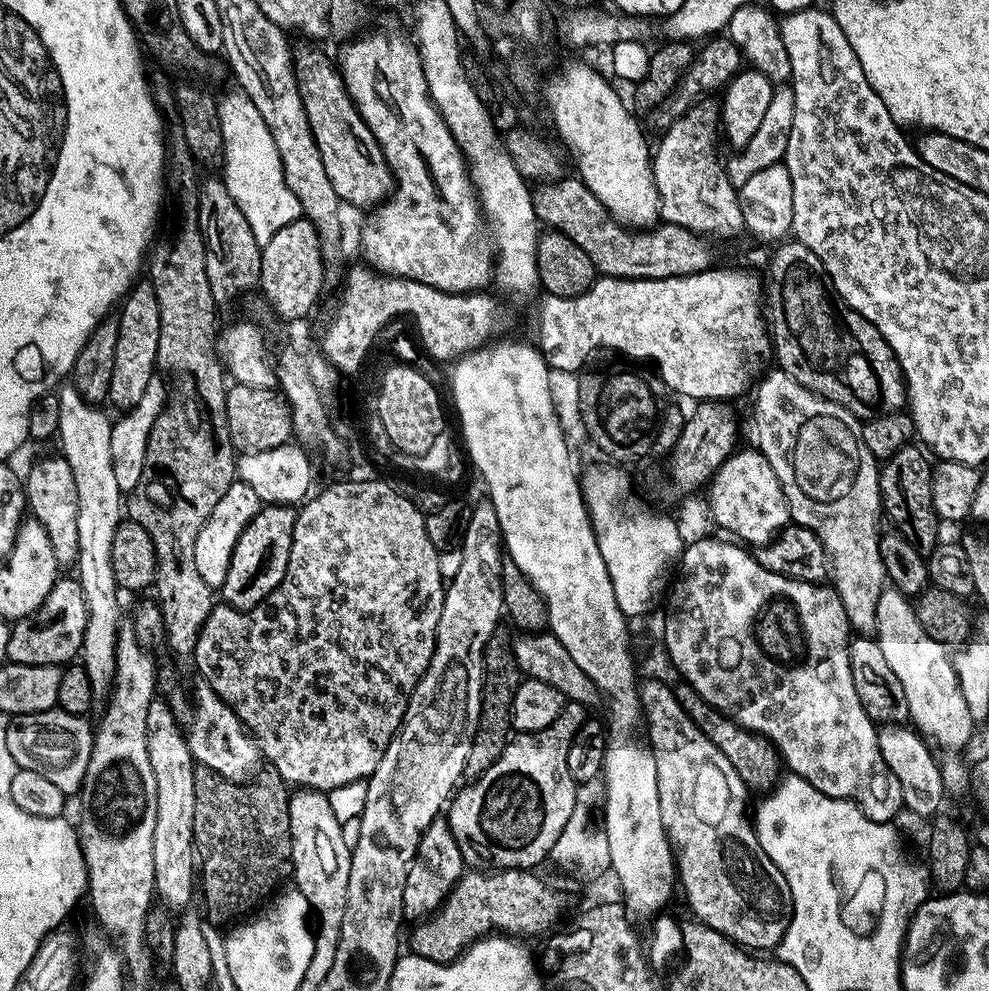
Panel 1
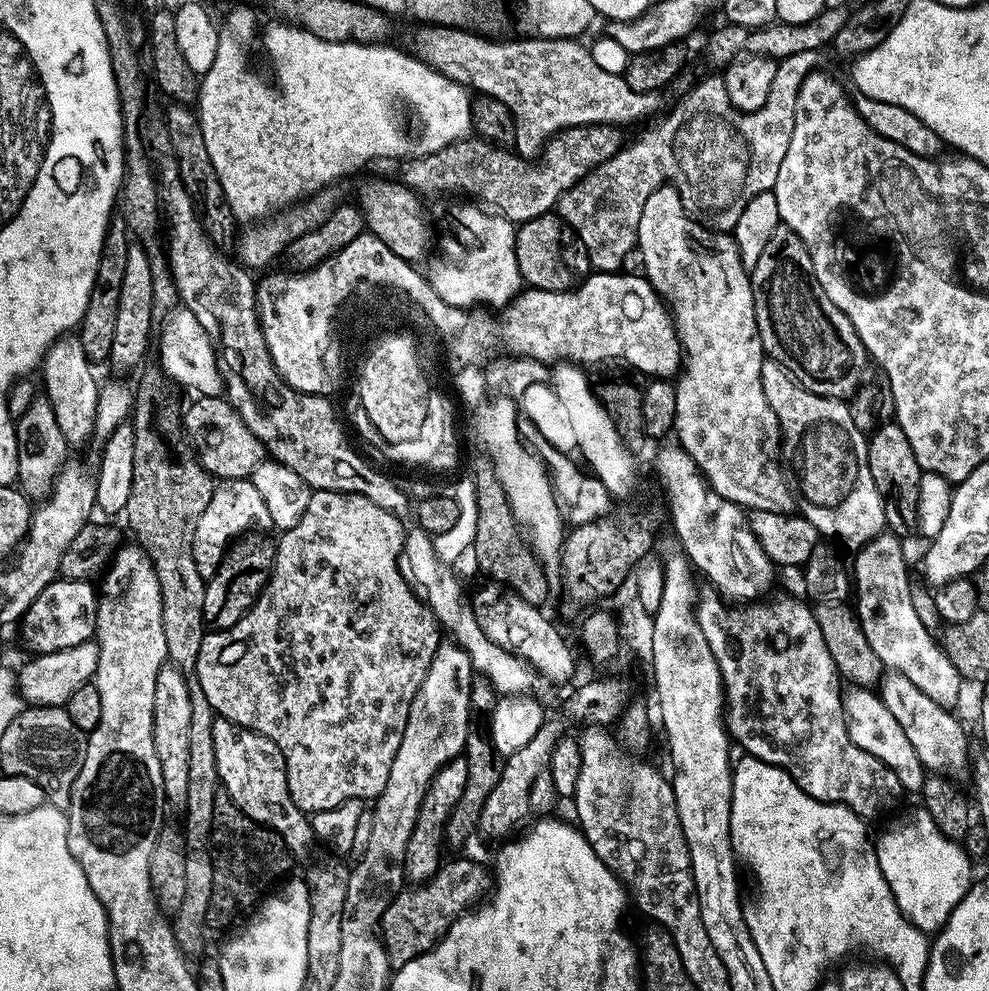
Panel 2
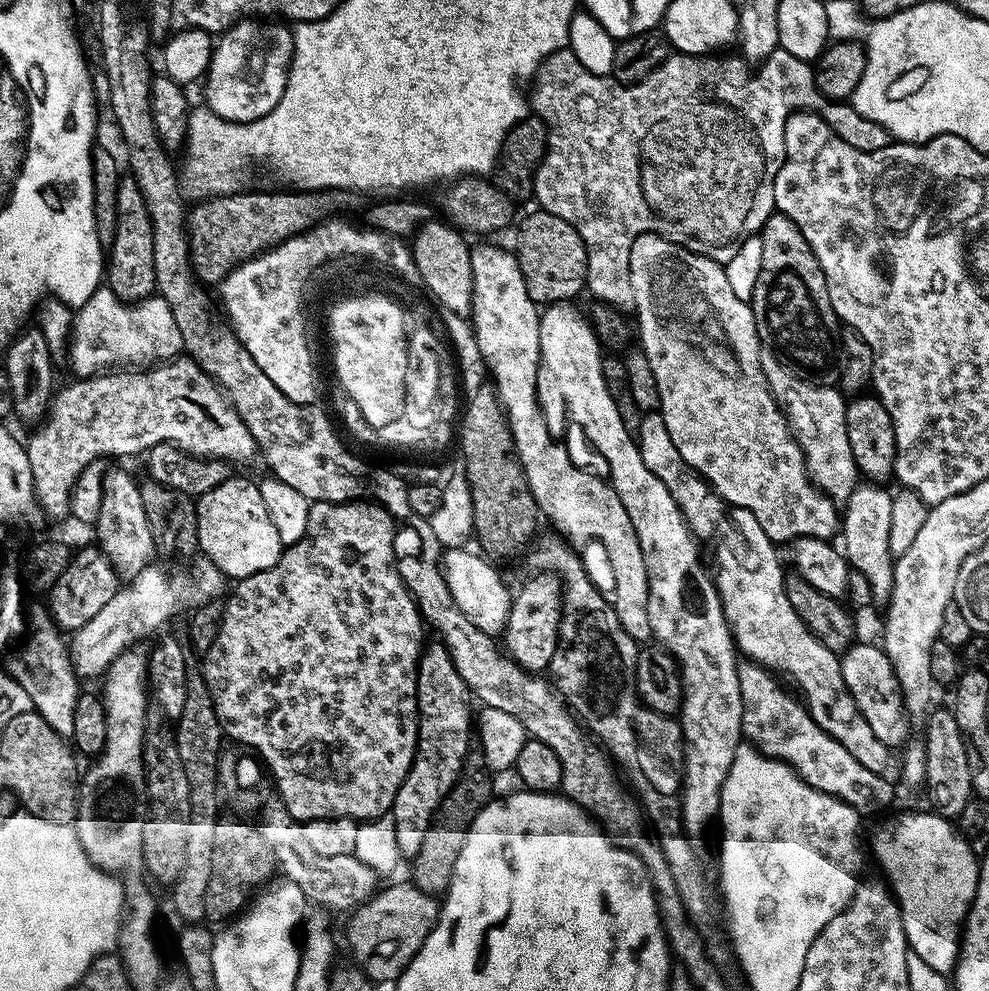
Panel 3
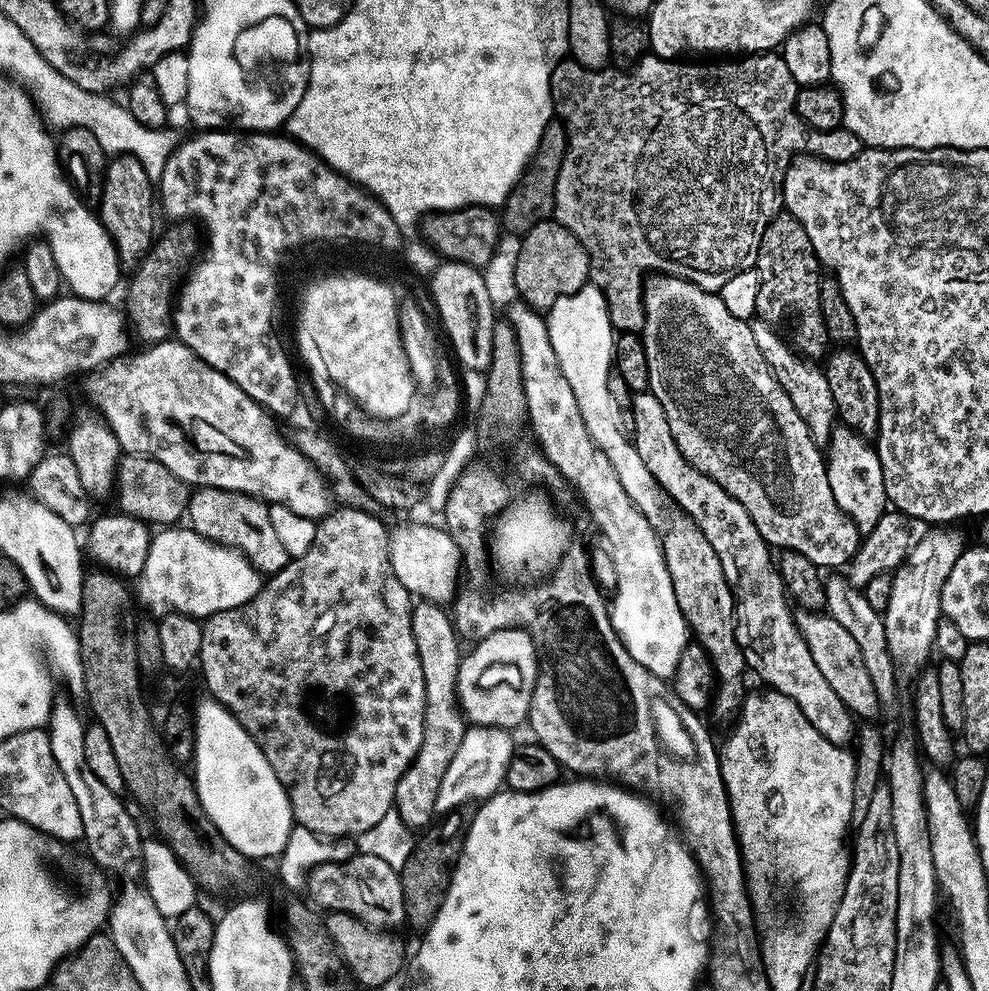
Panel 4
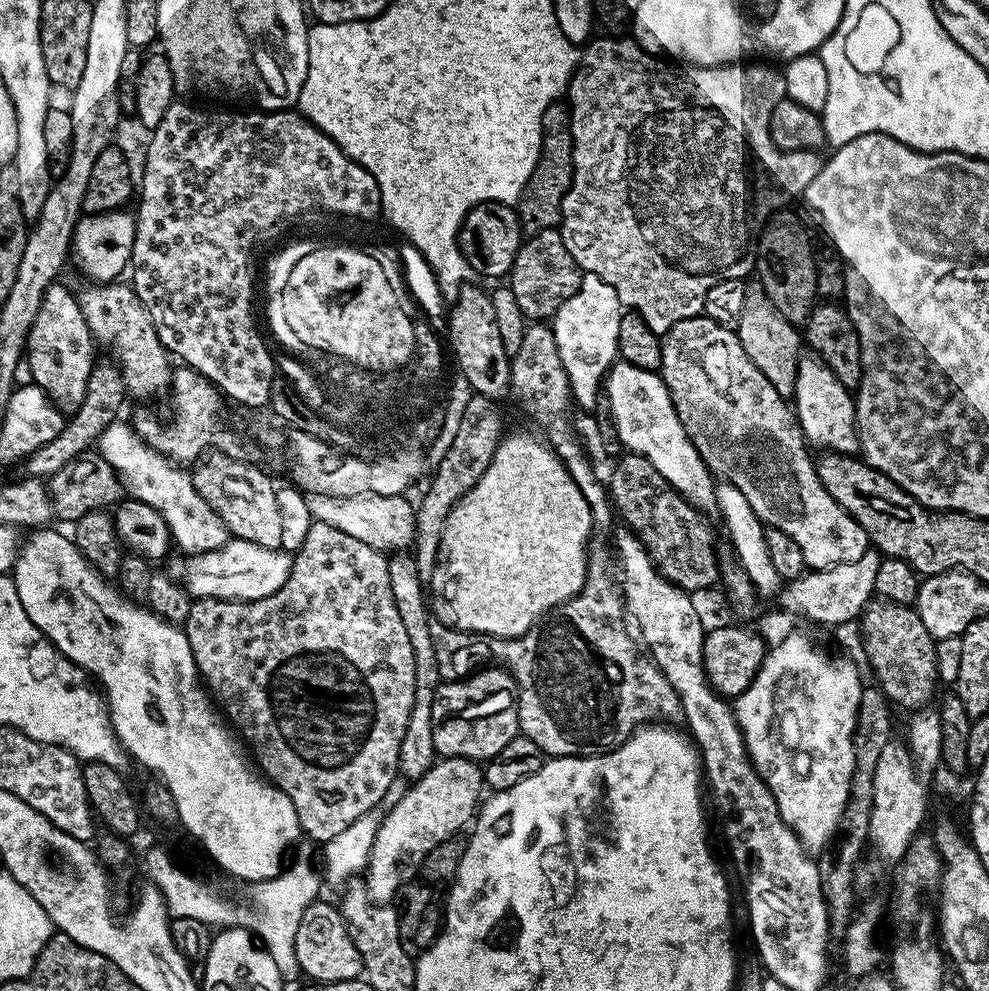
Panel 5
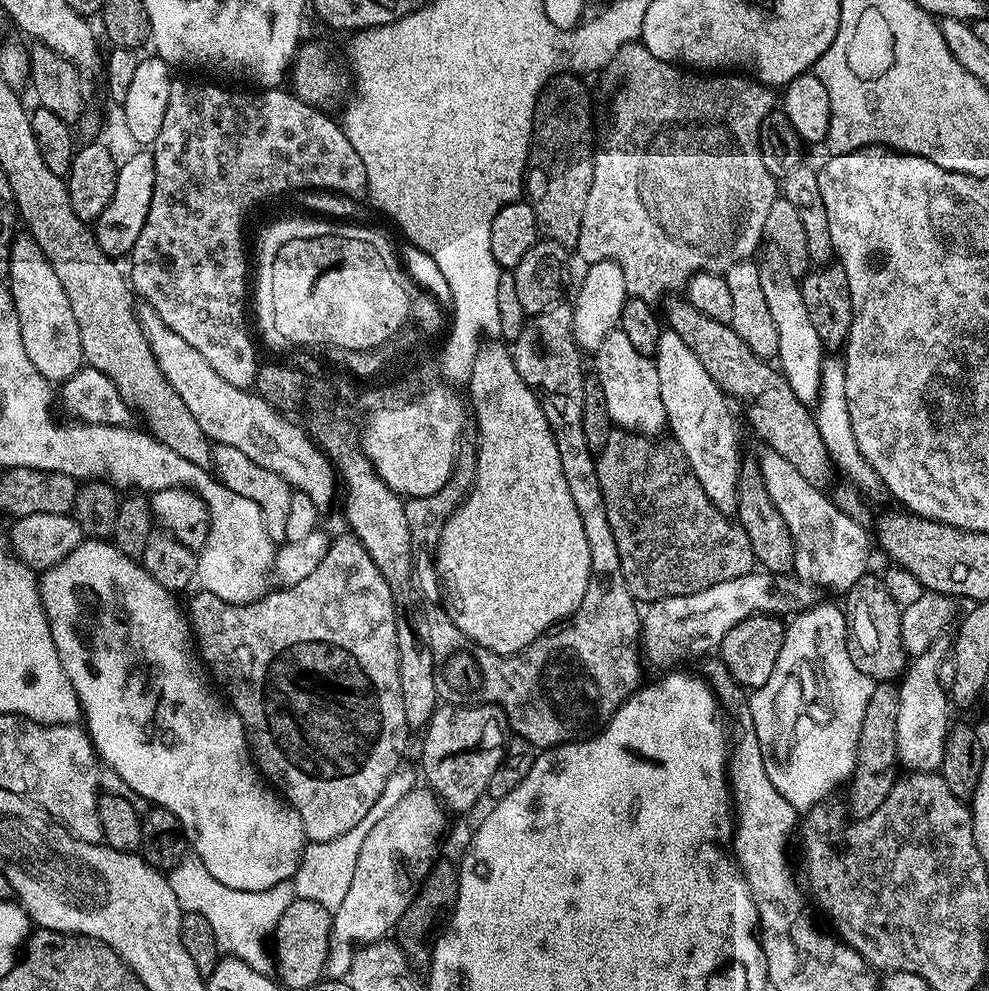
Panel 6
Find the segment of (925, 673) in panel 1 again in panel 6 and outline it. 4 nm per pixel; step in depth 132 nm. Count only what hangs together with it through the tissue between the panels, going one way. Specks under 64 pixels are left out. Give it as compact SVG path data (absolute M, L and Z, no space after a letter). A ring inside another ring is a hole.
M779 259L763 261L760 264L762 278L762 294L766 294L766 306L774 318L774 327L778 330L778 367L783 372L786 382L790 382L790 390L794 390L803 404L811 405L820 398L820 375L826 357L824 343L814 331L814 322L810 322L810 314L802 302L800 286Z

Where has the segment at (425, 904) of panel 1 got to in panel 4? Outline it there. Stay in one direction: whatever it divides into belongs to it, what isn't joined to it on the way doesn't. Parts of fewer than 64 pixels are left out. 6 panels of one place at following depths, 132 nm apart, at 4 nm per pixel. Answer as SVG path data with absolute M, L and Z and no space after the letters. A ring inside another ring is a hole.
M417 599L412 605L412 633L414 634L414 646L418 646L418 658L422 662L422 678L426 686L426 706L424 707L424 733L422 734L422 746L416 751L416 757L408 765L398 782L396 783L396 799L394 807L400 815L401 822L409 830L416 830L434 816L436 809L436 794L442 780L442 774L446 772L446 766L450 764L450 758L454 756L454 750L458 750L458 742L462 742L466 722L462 717L460 705L456 702L456 675L462 655L461 641L458 639L457 630L453 627L453 621L449 613L435 604L433 600Z

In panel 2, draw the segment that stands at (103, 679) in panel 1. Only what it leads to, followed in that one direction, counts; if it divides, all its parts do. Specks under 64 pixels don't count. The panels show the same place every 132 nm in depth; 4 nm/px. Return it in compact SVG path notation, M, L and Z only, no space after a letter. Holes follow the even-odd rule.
M65 334L50 346L44 355L42 373L44 372L44 388L50 406L54 406L54 418L58 418L58 430L68 440L69 445L80 444L89 435L93 435L95 412L98 410L98 396L101 385L96 382L92 373L93 361L88 359L86 350L82 350L79 335Z

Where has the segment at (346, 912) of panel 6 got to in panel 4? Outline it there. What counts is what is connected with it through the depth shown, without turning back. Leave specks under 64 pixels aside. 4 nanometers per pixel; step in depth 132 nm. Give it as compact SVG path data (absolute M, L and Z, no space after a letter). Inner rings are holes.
M475 726L465 727L464 737L462 742L458 742L458 750L454 750L454 756L450 758L450 764L446 766L446 772L442 774L442 780L438 786L436 794L436 809L437 813L448 812L444 814L452 814L455 808L463 806L467 800L476 800L475 802L483 802L489 796L496 795L501 791L504 784L504 775L508 769L508 762L512 757L512 749L514 747L513 733L506 728L491 728L490 726Z

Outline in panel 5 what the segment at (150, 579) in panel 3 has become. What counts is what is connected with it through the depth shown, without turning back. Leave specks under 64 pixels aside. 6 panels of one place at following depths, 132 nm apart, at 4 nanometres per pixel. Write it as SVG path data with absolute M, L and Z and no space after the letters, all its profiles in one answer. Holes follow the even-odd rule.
M232 538L220 549L190 554L184 559L180 578L193 599L257 601L285 585L294 558L280 548L258 546L257 543Z

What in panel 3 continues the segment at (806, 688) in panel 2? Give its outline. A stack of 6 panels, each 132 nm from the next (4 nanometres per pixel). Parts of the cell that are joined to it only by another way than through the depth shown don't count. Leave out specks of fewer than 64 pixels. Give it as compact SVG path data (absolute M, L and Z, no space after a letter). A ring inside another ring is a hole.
M744 662L738 670L742 690L742 726L744 736L765 756L791 766L812 788L837 796L858 814L884 812L892 804L896 792L887 775L866 770L842 742L838 742L809 714L803 699L791 696L763 664Z

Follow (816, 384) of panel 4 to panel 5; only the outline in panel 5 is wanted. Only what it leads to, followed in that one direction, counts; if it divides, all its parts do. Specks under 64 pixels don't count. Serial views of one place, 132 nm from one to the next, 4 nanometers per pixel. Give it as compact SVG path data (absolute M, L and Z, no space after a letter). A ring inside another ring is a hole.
M752 282L747 285L745 301L742 303L742 314L738 318L734 331L742 342L742 350L746 350L746 354L750 354L750 362L754 362L758 366L758 370L762 370L762 374L766 374L766 378L770 378L770 386L774 386L774 390L778 390L780 396L791 397L796 391L796 371L802 359L802 351L800 352L802 336L801 333L800 336L796 333L799 332L797 325L782 318L778 306L774 306L774 302L770 302L766 290L759 282Z

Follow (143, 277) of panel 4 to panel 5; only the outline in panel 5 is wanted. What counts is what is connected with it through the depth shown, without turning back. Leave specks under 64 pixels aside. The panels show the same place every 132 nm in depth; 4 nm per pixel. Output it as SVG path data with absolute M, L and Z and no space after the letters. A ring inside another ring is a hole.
M97 363L90 374L90 382L86 386L86 394L79 408L75 409L76 416L65 423L63 430L54 438L54 442L46 442L44 448L34 450L27 460L23 461L23 475L28 478L51 478L55 472L62 470L71 460L77 460L79 456L85 455L88 448L93 447L94 442L99 441L100 435L106 430L106 426L117 423L120 407L124 404L126 389L124 380L120 377L120 369L115 363Z

